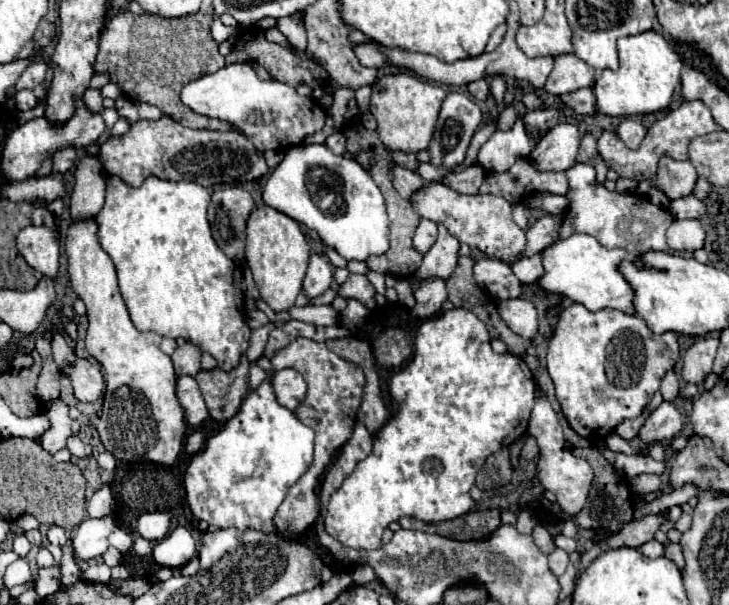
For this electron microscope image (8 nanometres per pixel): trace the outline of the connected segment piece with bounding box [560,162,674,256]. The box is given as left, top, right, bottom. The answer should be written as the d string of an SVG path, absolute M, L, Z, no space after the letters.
M574 164L574 168L566 170L566 176L570 180L570 192L566 194L570 198L570 208L564 216L560 238L566 238L574 232L590 234L594 236L602 246L606 248L622 248L630 254L638 256L646 250L662 250L672 252L666 244L666 228L672 224L672 214L650 204L648 200L610 192L596 180L596 170L590 164Z

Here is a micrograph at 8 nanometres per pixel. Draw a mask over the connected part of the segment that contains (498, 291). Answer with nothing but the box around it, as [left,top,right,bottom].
[474,258,522,298]

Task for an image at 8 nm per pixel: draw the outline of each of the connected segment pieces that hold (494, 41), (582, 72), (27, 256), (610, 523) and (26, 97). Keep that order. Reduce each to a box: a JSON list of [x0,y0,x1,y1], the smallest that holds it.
[[485,22,508,52],[544,54,594,94],[18,226,58,278],[572,446,634,532],[14,90,38,110]]

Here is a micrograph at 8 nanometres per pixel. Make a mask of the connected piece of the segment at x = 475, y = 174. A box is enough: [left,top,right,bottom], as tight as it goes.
[442,166,484,194]

